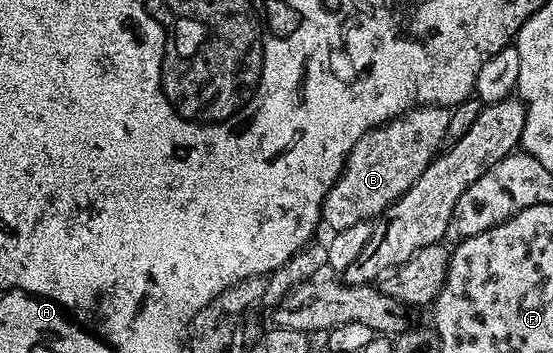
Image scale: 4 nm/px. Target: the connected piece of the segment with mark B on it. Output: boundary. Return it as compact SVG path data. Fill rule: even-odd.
M414 107L405 111L397 119L391 119L372 131L368 131L354 145L344 163L344 172L334 181L330 193L326 193L320 218L323 226L329 227L329 232L335 233L342 229L350 229L350 225L358 225L358 221L372 221L383 215L395 199L400 199L418 177L431 165L433 159L440 154L442 144L449 128L451 110L446 107Z

